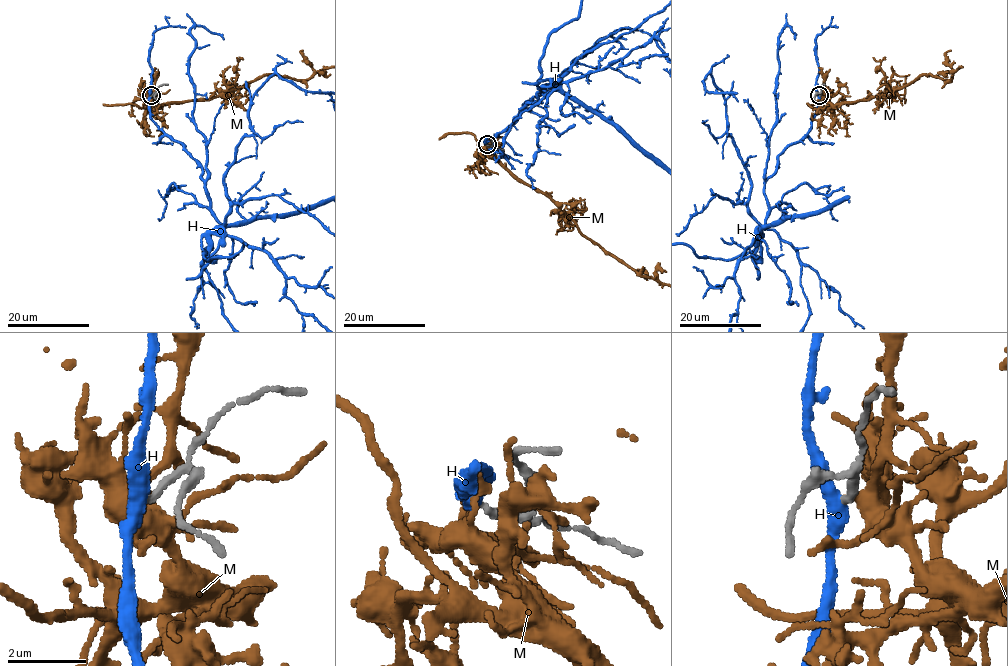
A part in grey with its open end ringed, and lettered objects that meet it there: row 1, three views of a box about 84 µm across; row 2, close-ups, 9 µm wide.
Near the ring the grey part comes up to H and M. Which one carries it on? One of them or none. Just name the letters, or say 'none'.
M

